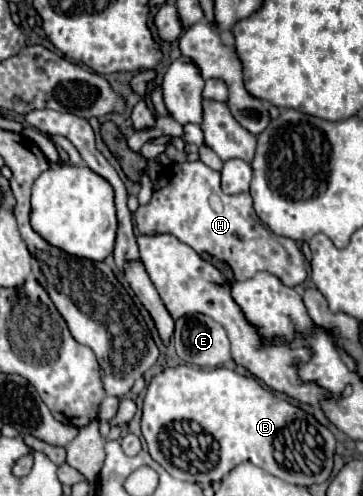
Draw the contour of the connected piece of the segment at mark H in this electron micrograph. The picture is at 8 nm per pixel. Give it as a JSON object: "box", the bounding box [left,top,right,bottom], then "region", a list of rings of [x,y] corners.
{"box":[135,160,307,288],"region":[[[201,160],[167,166],[165,174],[155,182],[151,202],[137,208],[135,224],[139,234],[171,234],[191,246],[197,254],[207,252],[227,262],[237,280],[249,280],[257,272],[269,272],[285,286],[295,288],[307,278],[305,258],[295,240],[277,238],[261,224],[253,210],[251,194],[223,194],[219,172],[205,166]]]}

